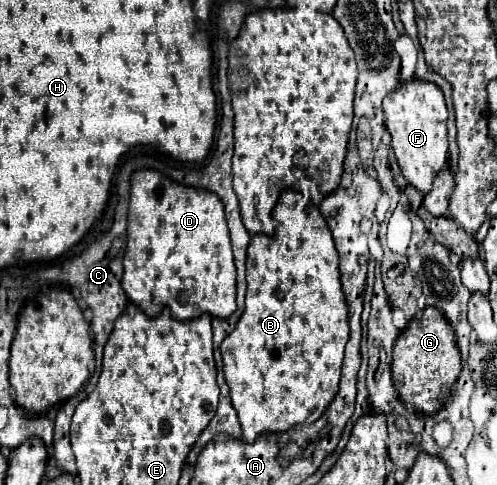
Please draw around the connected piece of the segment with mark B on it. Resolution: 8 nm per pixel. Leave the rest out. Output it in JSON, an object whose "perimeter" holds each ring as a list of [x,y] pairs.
{"perimeter":[[[285,189],[279,195],[279,201],[273,209],[273,219],[277,221],[277,229],[273,235],[265,233],[255,233],[251,237],[251,243],[247,247],[247,295],[245,295],[245,311],[239,317],[235,329],[223,339],[221,345],[221,357],[223,357],[223,371],[225,371],[225,381],[231,389],[231,401],[233,407],[239,415],[239,423],[243,427],[243,439],[245,441],[255,441],[259,433],[271,431],[287,431],[293,425],[299,423],[313,423],[321,417],[325,407],[331,403],[339,389],[339,375],[341,375],[341,363],[343,363],[343,351],[345,343],[349,339],[349,325],[347,325],[347,303],[345,295],[341,291],[341,281],[339,281],[339,257],[333,245],[333,235],[331,229],[327,229],[327,221],[323,221],[323,215],[319,213],[317,205],[311,205],[311,201],[303,199],[303,195],[295,189]]]}

